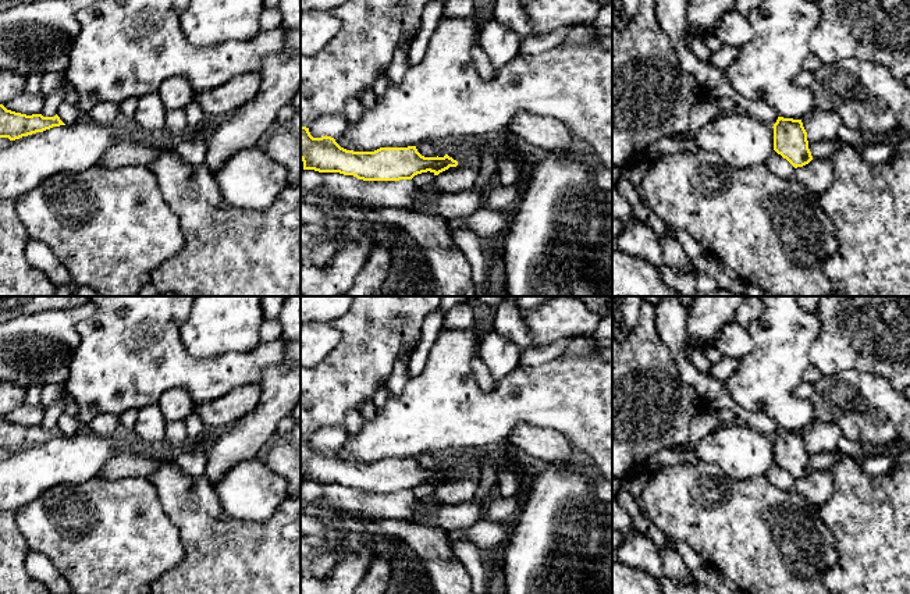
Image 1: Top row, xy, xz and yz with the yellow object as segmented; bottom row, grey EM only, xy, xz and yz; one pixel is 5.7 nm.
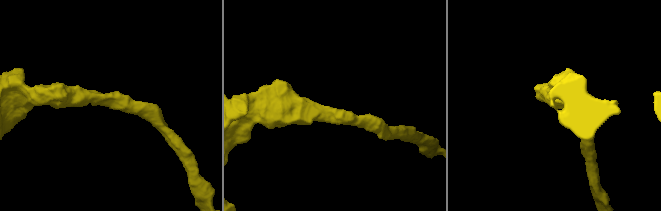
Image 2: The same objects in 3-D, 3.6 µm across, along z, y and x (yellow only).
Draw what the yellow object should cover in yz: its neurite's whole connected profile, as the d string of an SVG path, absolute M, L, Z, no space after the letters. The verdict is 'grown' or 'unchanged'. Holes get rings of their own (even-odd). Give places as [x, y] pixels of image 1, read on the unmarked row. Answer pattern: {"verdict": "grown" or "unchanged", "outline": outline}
{"verdict": "unchanged", "outline": "M778 428L774 435L774 462L795 480L813 472L808 460L807 444L801 431Z"}

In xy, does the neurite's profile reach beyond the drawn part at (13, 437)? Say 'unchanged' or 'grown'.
unchanged

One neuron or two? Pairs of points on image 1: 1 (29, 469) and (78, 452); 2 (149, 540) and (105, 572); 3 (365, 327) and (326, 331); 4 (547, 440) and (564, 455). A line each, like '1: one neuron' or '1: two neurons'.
1: one neuron
2: one neuron
3: two neurons
4: one neuron

